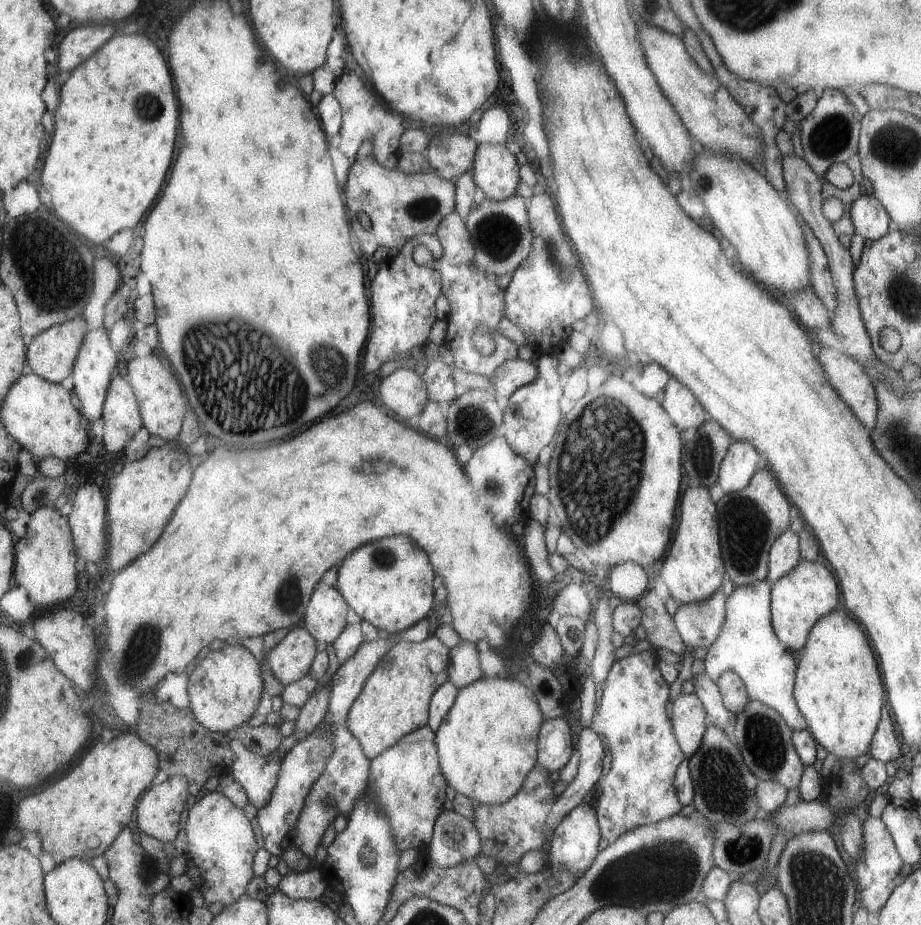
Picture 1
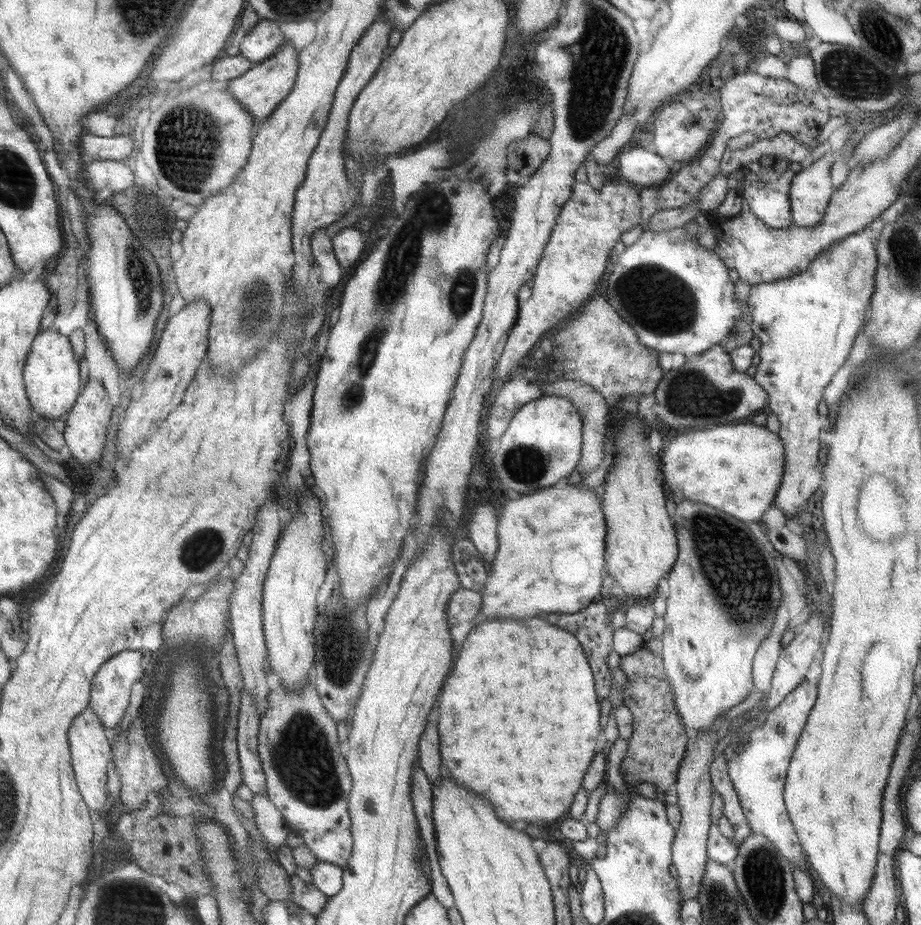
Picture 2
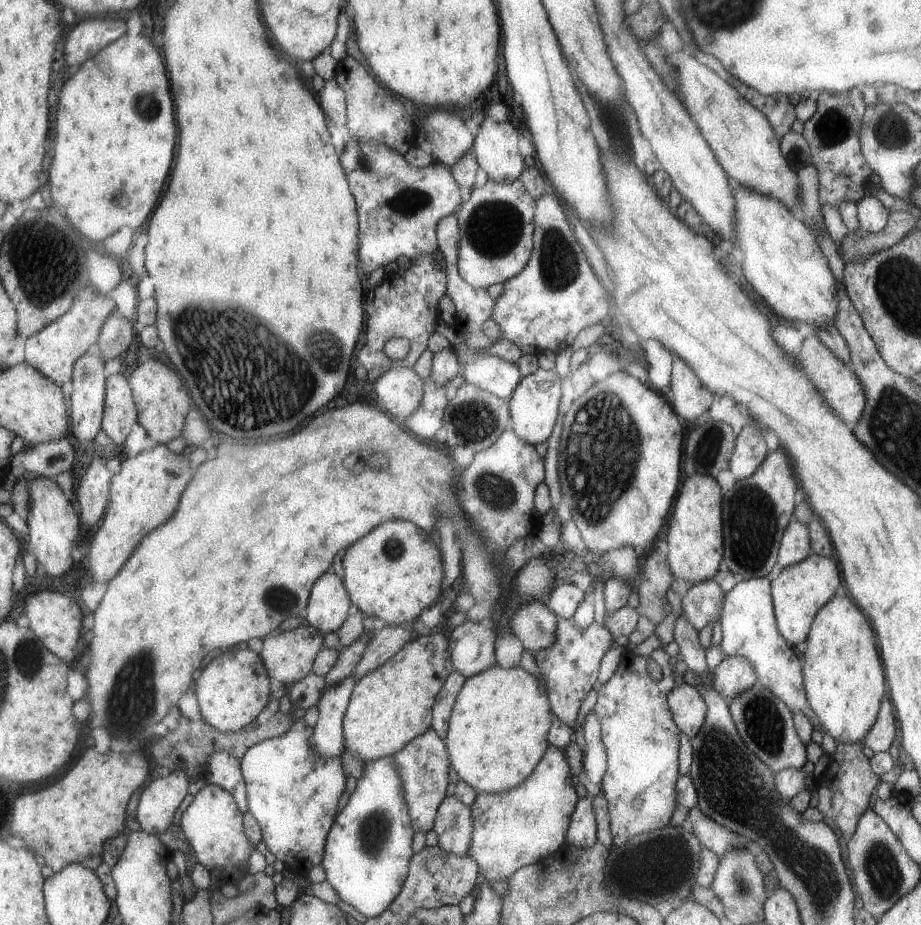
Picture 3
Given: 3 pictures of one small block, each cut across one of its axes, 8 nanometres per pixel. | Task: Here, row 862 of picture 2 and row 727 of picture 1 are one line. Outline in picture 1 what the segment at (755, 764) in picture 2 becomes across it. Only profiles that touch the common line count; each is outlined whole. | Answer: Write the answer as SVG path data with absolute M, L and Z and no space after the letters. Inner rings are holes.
M767 580L751 582L747 586L737 586L725 602L725 620L719 636L709 646L707 656L703 658L705 672L713 682L719 680L723 672L737 674L749 694L749 700L759 700L767 708L779 712L785 724L795 730L807 730L807 720L797 708L793 690L795 690L795 654L787 644L783 644L771 624L771 584Z

